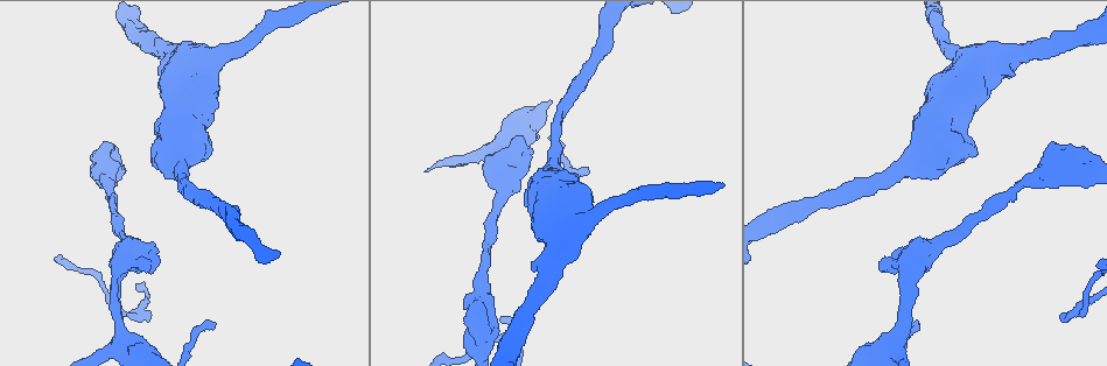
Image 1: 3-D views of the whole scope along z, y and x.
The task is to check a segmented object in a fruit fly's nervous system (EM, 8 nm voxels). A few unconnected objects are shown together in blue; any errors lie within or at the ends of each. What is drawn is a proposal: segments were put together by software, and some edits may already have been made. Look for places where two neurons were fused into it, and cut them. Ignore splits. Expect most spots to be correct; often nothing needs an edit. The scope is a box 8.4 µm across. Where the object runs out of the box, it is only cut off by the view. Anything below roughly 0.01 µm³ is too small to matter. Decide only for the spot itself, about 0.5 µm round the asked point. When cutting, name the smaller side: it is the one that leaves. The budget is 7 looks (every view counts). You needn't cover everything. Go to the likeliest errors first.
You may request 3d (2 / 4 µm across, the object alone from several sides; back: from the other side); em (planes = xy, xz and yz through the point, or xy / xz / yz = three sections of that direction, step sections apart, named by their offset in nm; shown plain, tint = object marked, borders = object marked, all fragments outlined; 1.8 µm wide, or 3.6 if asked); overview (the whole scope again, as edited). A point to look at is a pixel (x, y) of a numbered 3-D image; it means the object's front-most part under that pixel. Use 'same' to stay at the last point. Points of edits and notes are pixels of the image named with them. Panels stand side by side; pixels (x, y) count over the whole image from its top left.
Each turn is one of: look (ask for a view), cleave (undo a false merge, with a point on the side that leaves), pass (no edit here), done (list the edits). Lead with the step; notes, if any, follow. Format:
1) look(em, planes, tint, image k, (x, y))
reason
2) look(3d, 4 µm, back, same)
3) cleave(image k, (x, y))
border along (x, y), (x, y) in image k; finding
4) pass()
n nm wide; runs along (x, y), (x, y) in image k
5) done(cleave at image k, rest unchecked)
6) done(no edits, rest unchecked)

look(3d, 4 µm, image 1, (1076, 310))
branch point

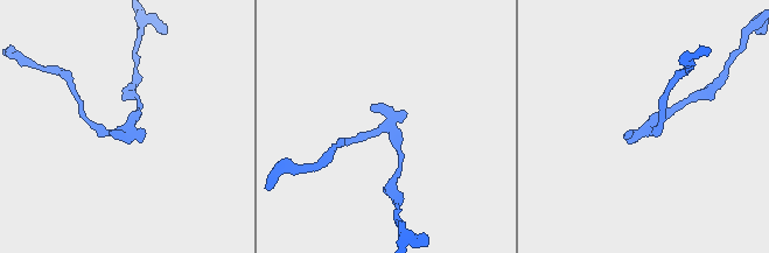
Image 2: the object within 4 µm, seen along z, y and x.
look(em, planes, tint, image 2, (120, 130))
shape alone is not enough

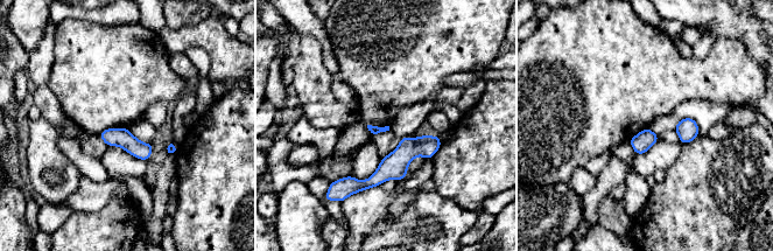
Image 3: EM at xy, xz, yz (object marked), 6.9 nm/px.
pass()
70 nm wide; one neuron here

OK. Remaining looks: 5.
look(em, 3.6 µm, planes, tint, image 1, (908, 260))
thick turns thin

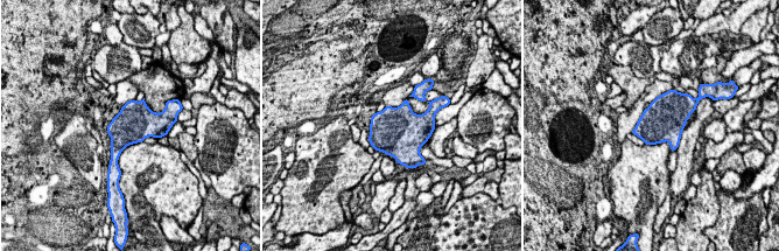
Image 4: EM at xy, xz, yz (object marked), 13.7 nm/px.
pass()
550 nm wide; all the same neuron

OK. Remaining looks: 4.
look(em, planes, tint, image 1, (550, 167))
thick turns thin

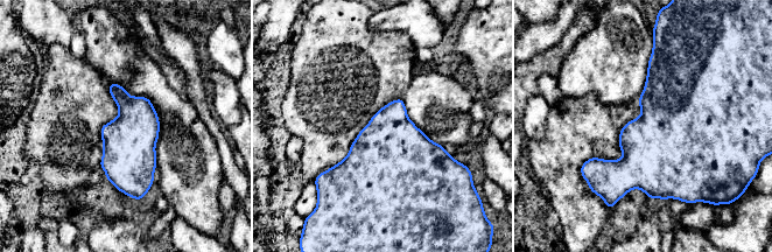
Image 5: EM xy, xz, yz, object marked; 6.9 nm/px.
pass()
all the same neuron

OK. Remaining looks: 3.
done(no edits, rest unchecked)

